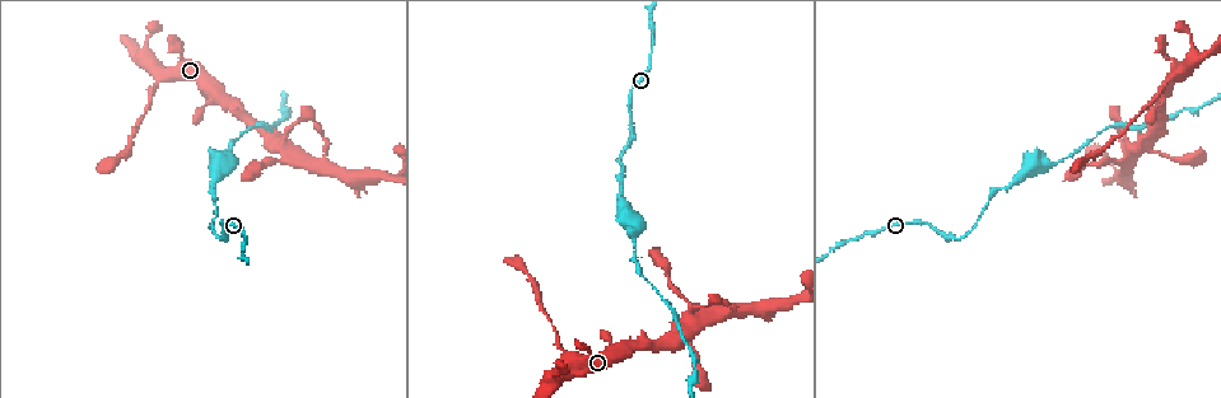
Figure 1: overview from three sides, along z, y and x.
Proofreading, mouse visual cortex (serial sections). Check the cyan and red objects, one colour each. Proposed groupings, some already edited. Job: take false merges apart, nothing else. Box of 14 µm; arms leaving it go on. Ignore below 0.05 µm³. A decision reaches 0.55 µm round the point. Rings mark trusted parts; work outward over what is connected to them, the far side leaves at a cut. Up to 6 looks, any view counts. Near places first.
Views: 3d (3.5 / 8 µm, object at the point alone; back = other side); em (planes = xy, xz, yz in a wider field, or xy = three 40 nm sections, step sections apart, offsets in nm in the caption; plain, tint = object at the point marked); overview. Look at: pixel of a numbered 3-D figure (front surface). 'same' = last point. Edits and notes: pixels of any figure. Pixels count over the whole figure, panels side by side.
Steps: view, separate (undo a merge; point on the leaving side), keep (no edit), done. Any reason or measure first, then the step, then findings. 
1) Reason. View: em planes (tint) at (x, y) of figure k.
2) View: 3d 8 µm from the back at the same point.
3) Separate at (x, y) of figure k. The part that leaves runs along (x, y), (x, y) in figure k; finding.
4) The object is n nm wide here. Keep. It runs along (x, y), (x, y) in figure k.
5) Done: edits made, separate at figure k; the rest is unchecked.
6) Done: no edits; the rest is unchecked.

Sudden change in width. View: 3d 3.5 µm at (1056, 163) of figure 1.

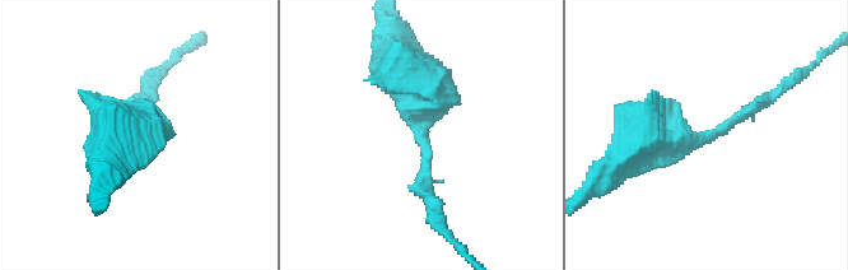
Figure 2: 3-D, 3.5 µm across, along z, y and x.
The arms are 150, 500 nm wide; shape alone is not enough. View: em xy step 1 (tint) at (708, 138) of figure 2.

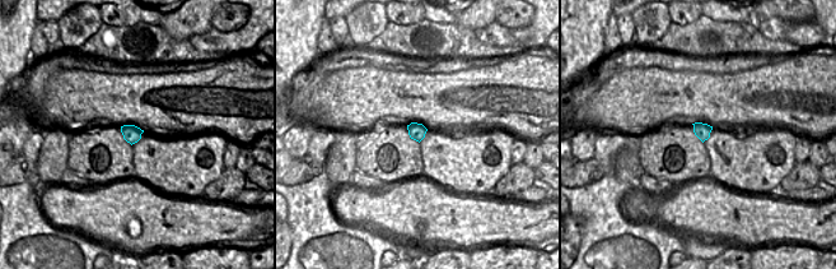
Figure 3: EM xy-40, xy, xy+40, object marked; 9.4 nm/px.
View: em planes (tint) at the same point.

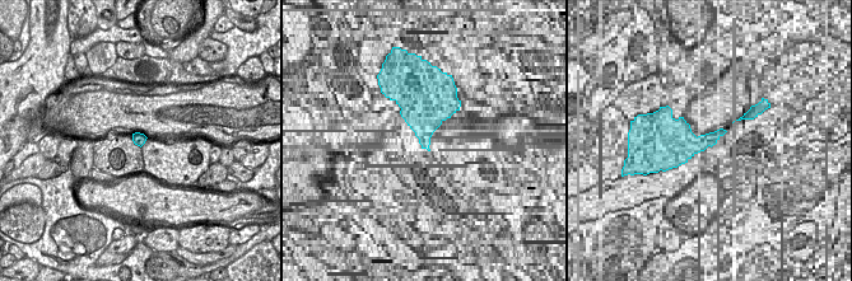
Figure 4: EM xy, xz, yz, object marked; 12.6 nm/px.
Keep. Continuous, no second cell.

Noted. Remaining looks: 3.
Sudden change in width. View: 3d 3.5 µm at (289, 147) of figure 1.

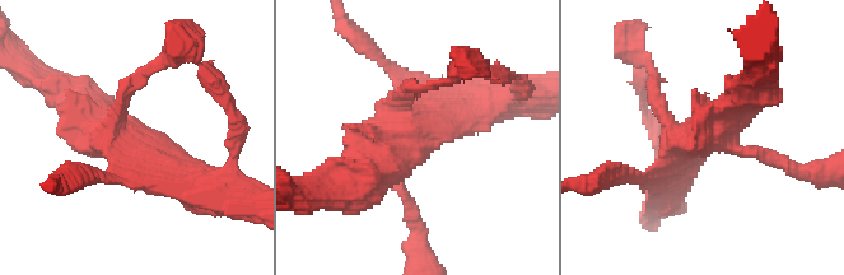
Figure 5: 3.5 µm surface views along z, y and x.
Need the tissue. View: em xy step 2 (tint) at (124, 137) of figure 5.

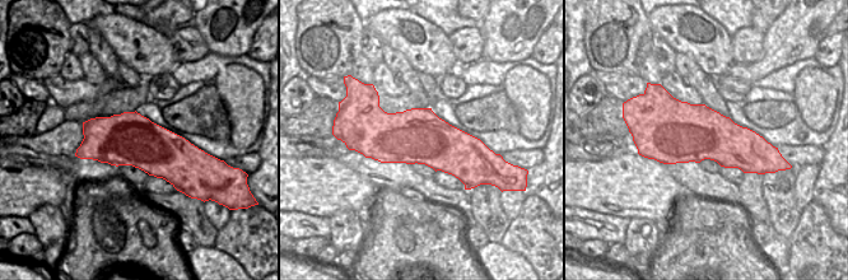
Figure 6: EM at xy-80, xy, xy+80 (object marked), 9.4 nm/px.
The object is 500 nm wide here. Keep. It runs along (70, 92), (191, 186) in figure 5; all the same cell.

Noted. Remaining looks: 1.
Done: no edits; the rest is unchecked.

